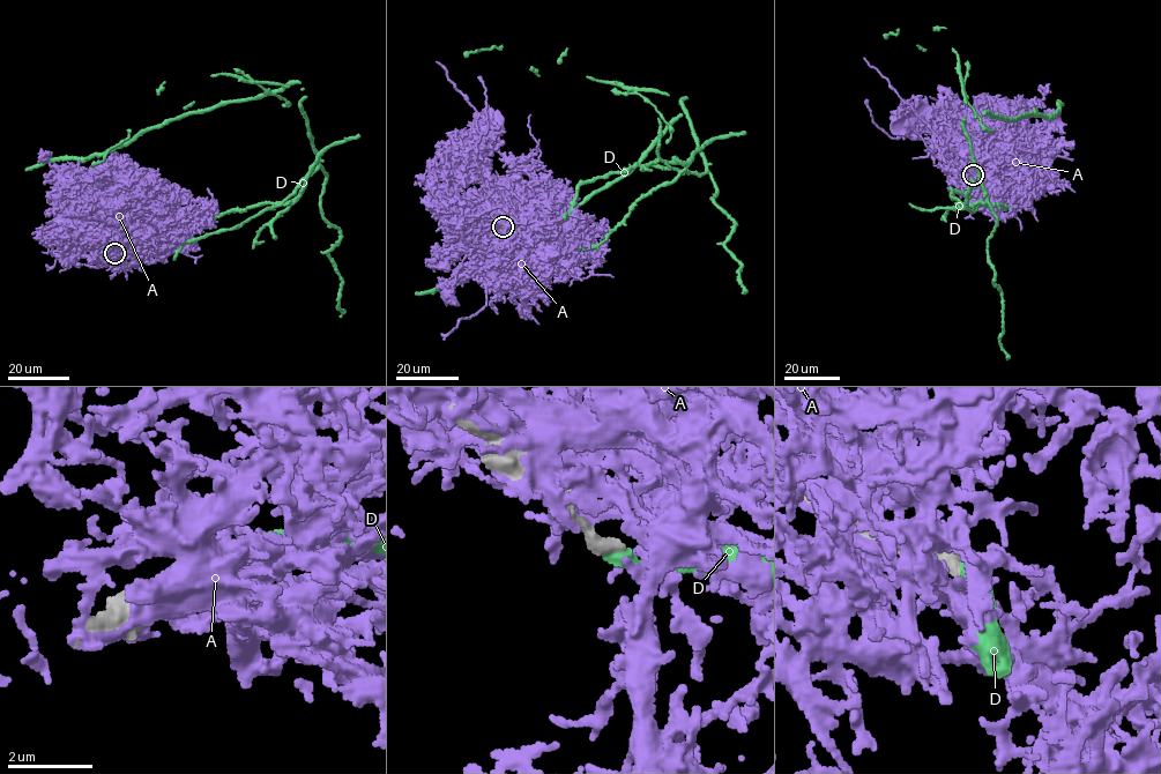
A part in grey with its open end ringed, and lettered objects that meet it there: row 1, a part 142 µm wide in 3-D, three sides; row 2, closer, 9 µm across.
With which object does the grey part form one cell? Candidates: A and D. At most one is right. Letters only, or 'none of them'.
D

